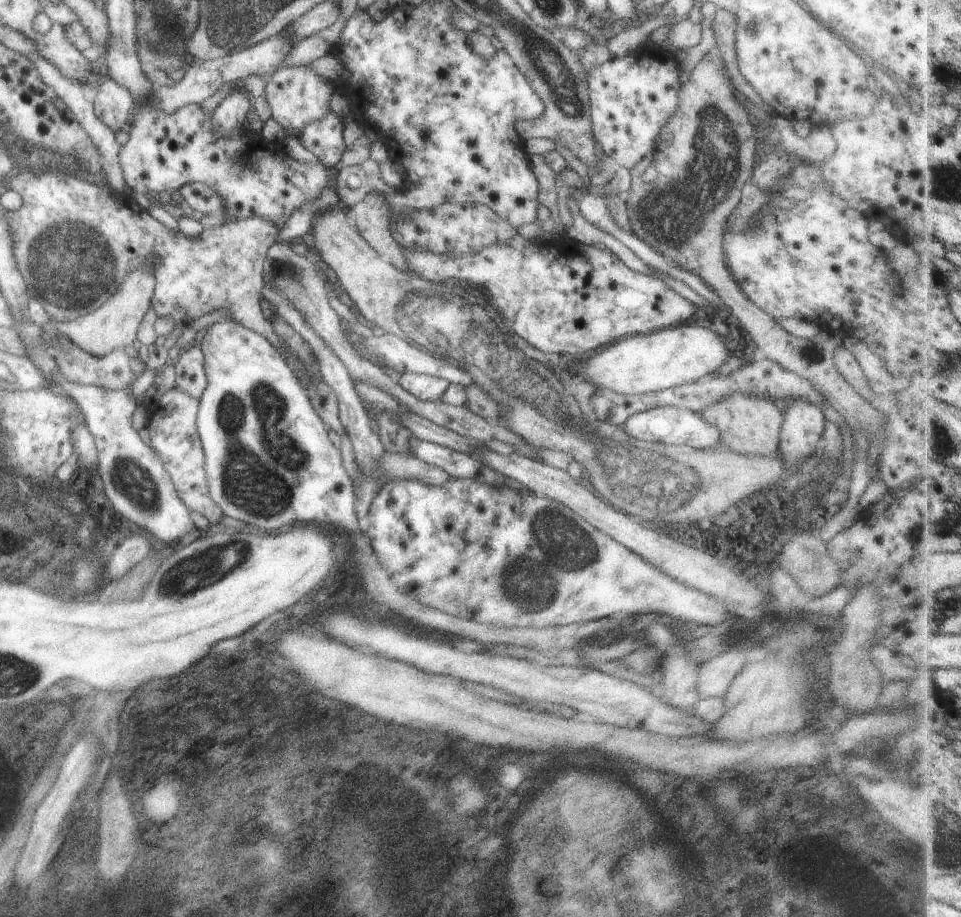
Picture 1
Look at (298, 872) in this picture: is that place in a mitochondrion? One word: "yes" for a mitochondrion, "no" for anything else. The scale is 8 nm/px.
yes

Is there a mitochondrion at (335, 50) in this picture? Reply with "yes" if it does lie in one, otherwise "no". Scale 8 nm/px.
no

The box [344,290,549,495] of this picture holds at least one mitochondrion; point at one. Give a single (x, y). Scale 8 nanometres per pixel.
(448, 347)

